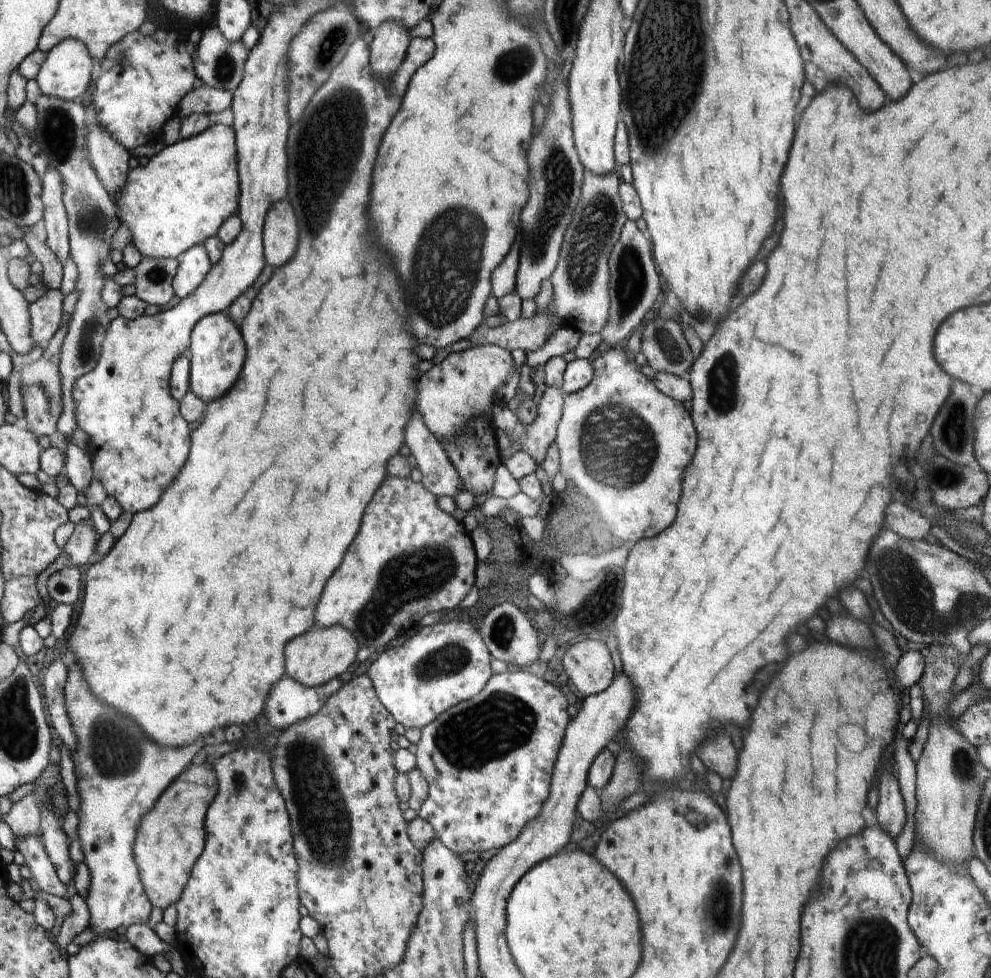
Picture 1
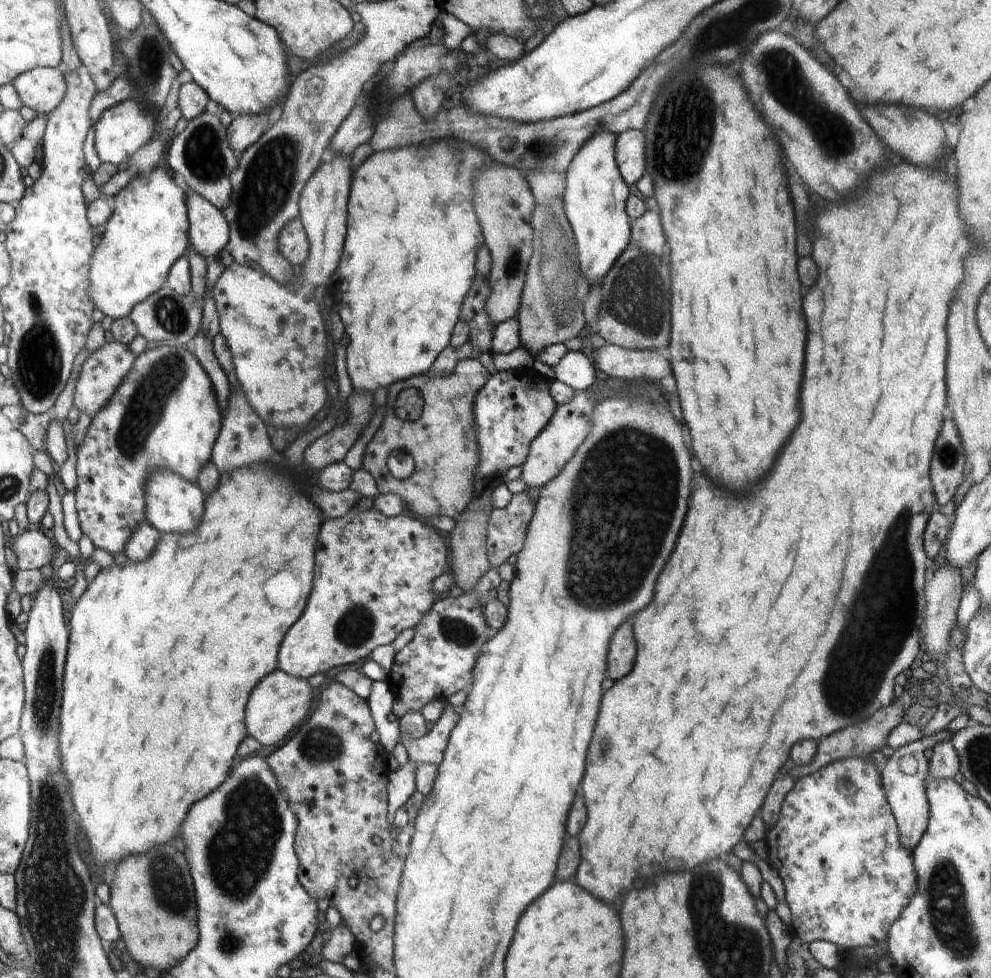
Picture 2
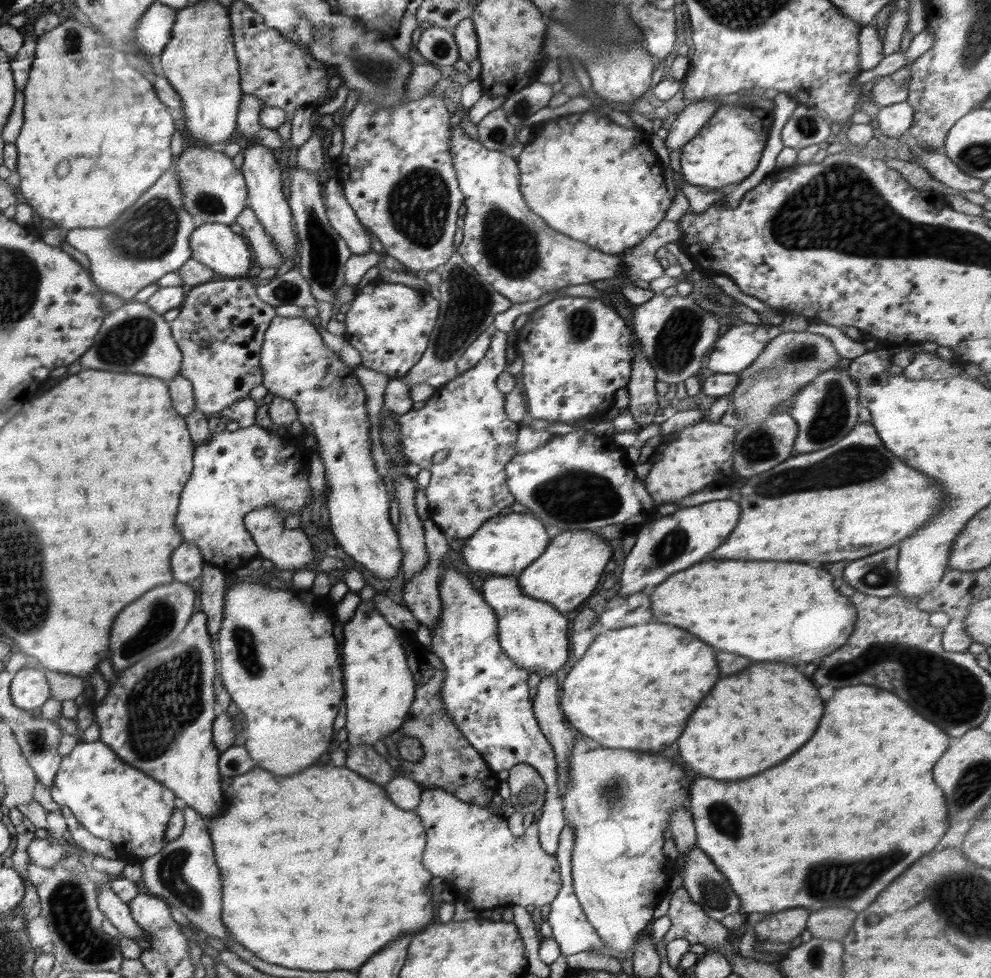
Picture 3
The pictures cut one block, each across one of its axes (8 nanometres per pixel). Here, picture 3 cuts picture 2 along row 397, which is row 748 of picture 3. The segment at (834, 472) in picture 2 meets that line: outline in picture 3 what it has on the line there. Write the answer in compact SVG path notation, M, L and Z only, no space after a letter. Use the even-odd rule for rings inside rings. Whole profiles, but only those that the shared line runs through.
M848 686L848 688L836 690L834 696L824 706L824 716L814 736L792 758L788 758L780 766L774 766L772 770L766 770L764 774L756 774L740 782L716 782L716 780L704 778L704 780L698 780L694 786L691 784L690 810L697 836L696 845L714 860L716 868L728 878L730 886L740 898L742 912L768 914L792 908L808 908L811 912L816 912L816 910L836 908L836 906L846 906L854 912L862 912L866 910L866 906L870 906L878 898L878 894L884 888L888 888L888 884L894 878L898 878L918 858L934 850L949 829L946 800L944 800L942 790L936 786L932 778L932 768L951 741L951 736L944 734L936 724L924 720L906 702L892 696L892 692L876 690L874 686ZM864 730L902 730L902 732L864 732Z

